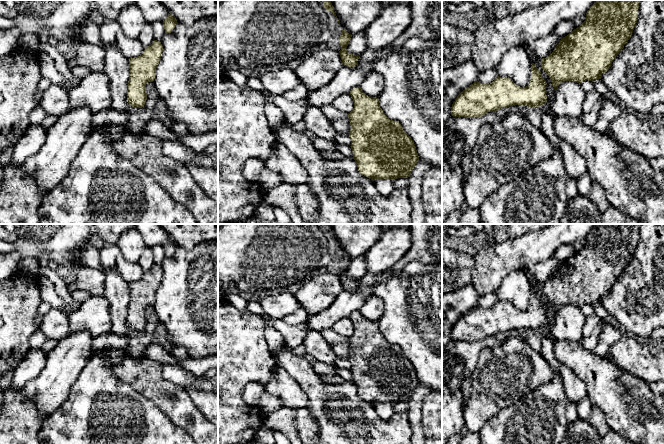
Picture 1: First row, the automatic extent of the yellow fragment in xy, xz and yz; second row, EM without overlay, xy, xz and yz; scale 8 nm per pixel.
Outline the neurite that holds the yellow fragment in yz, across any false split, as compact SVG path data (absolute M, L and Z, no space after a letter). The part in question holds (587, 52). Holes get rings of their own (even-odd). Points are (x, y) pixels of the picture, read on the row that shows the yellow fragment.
M597 0L586 13L585 21L561 38L553 52L541 59L543 71L556 91L562 81L593 81L601 79L613 60L631 38L638 20L639 0Z

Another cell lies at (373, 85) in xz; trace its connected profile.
M373 72L366 77L360 88L366 95L378 98L384 89L384 84L384 78L378 73Z

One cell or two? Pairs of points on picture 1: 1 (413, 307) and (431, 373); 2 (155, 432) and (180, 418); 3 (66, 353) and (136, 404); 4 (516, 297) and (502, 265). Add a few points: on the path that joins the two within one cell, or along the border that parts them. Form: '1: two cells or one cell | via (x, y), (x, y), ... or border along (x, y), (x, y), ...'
1: one cell | via (429, 323), (431, 325), (431, 357)
2: two cells | border along (156, 406), (173, 423), (182, 427), (188, 433)
3: two cells | border along (94, 353), (71, 386)
4: two cells | border along (521, 269), (512, 271), (496, 290)

